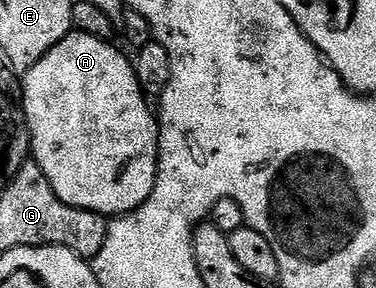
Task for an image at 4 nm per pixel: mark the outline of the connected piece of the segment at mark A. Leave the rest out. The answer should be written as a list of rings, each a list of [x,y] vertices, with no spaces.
[[[72,31],[64,40],[57,42],[57,46],[50,48],[25,73],[21,80],[23,112],[27,115],[27,128],[31,131],[31,151],[34,163],[41,166],[45,178],[49,178],[49,186],[53,186],[53,190],[57,194],[57,198],[61,198],[61,202],[65,202],[69,206],[77,206],[85,210],[99,212],[108,218],[124,216],[127,212],[137,210],[137,206],[141,206],[145,202],[145,198],[149,198],[149,194],[153,194],[153,186],[157,178],[157,170],[159,169],[159,121],[152,105],[151,108],[147,105],[149,103],[147,93],[144,92],[137,82],[137,74],[135,73],[132,57],[130,55],[126,56],[121,49],[114,48],[113,45],[114,43],[111,40],[93,38],[84,32]]]

